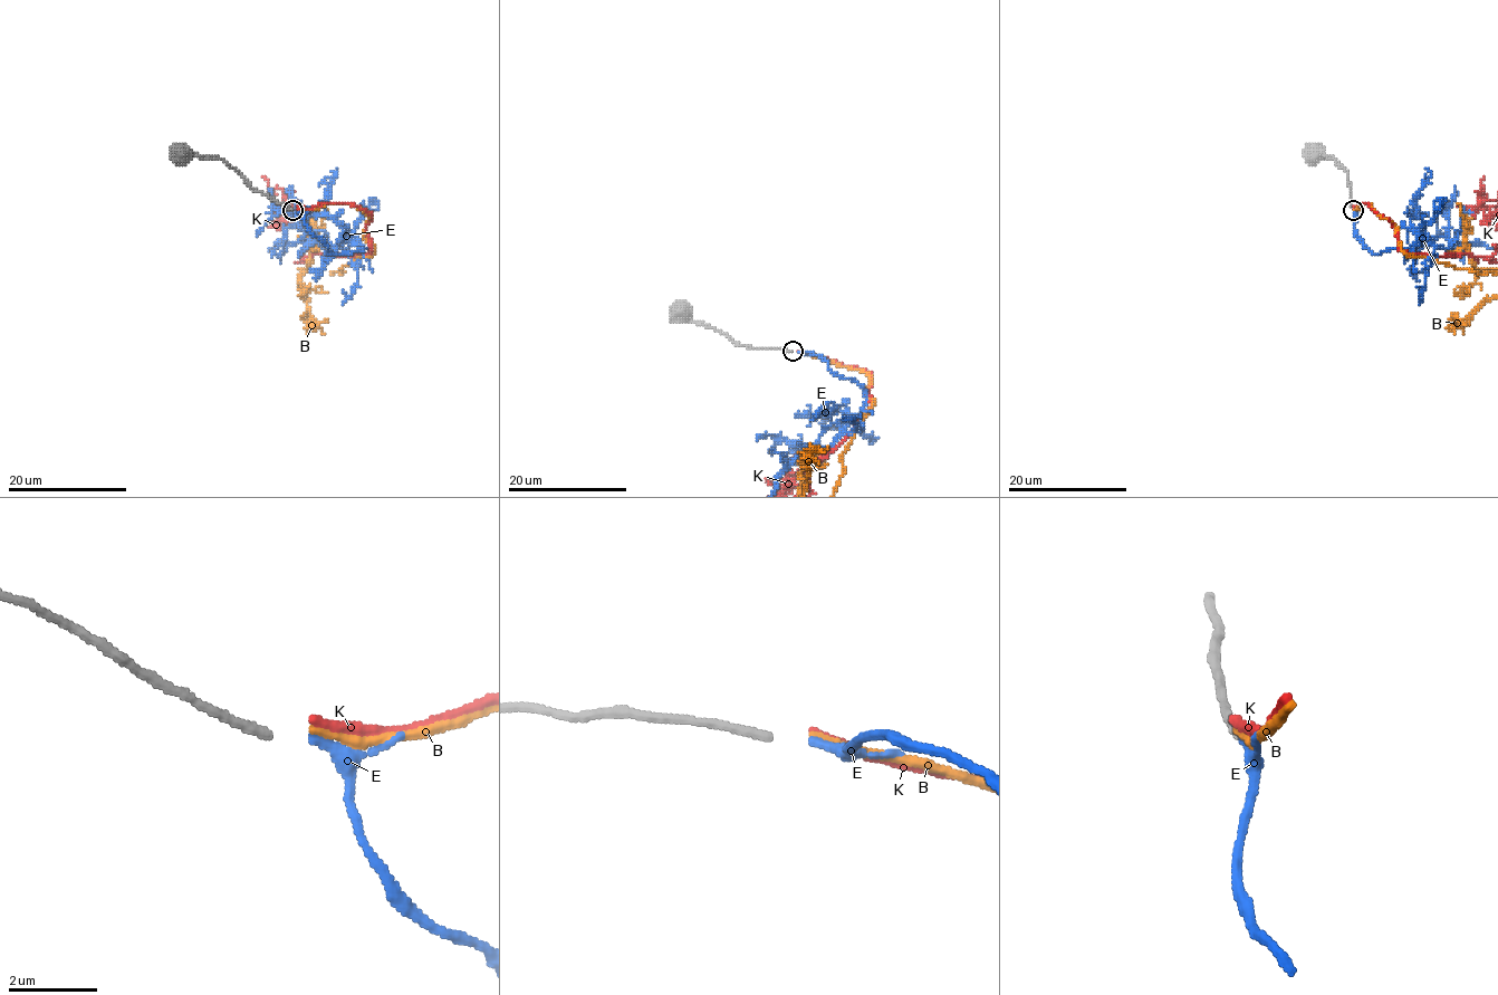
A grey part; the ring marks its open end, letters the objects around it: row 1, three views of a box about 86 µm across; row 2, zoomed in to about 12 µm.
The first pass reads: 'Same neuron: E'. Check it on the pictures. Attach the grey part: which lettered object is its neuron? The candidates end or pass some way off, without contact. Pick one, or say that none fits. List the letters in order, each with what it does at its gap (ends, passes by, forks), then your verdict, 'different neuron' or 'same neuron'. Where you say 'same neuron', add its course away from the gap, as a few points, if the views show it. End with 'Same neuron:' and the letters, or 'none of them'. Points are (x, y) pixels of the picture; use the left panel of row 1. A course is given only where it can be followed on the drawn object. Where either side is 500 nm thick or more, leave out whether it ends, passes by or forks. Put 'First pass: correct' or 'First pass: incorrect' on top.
First pass: correct
B: it ends | different neuron
E: it ends | same neuron
K: it ends | different neuron
Same neuron: E

